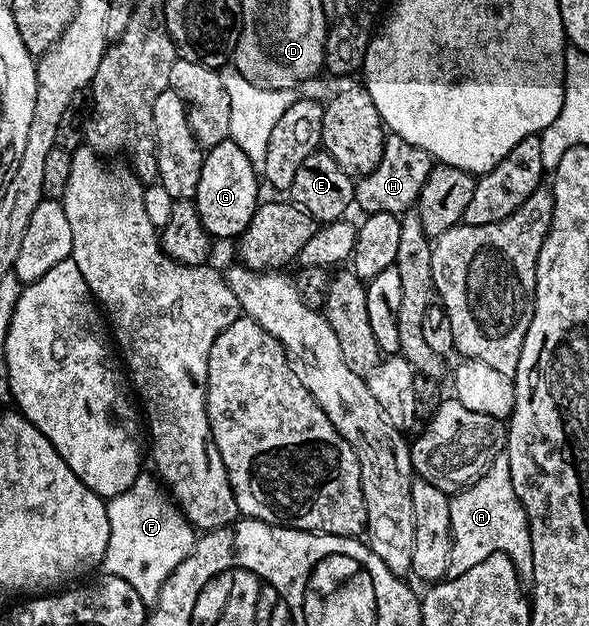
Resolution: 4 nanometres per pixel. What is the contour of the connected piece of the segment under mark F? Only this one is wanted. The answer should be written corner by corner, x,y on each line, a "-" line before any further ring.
140,473
133,485
125,489
125,493
106,500
109,545
101,564
106,574
121,577
121,581
129,581
129,585
137,589
137,597
141,597
141,601
148,605
154,604
163,582
170,577
173,569
177,569
177,565
181,565
181,561
185,561
185,557
195,550
197,538
196,528
176,511
160,480
154,474
151,475

